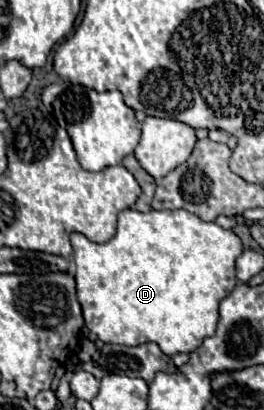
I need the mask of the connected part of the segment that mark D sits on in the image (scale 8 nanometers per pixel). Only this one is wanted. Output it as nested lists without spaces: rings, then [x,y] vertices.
[[[122,210],[118,216],[118,230],[114,234],[112,240],[104,242],[104,244],[96,244],[90,242],[84,234],[72,232],[70,234],[70,242],[74,248],[74,262],[76,262],[76,296],[80,300],[82,312],[84,312],[84,322],[86,326],[106,344],[126,344],[126,346],[140,346],[146,342],[156,342],[160,346],[160,350],[168,356],[178,354],[178,352],[194,352],[204,338],[212,336],[216,332],[216,324],[218,324],[218,304],[222,298],[226,298],[234,286],[236,286],[236,270],[234,270],[234,262],[236,258],[242,254],[242,242],[240,238],[232,232],[226,230],[214,222],[204,222],[198,216],[184,212],[184,210],[150,210],[150,212],[138,212],[138,210]]]

